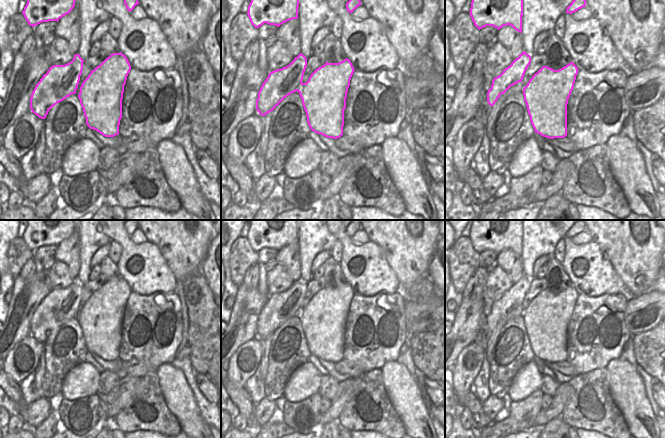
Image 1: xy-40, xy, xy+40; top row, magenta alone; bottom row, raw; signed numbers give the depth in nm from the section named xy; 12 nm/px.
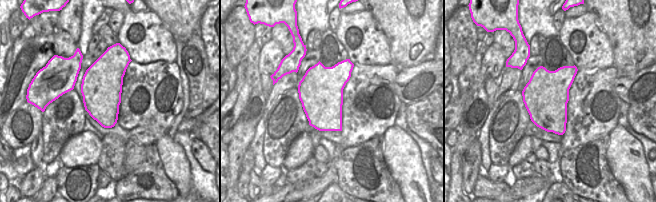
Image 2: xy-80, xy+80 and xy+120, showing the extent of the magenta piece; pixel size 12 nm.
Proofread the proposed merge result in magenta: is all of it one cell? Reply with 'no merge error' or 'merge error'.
no merge error

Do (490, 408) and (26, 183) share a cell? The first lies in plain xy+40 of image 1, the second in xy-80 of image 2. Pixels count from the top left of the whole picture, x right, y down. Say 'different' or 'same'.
same

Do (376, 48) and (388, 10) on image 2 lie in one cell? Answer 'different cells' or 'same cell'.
different cells

